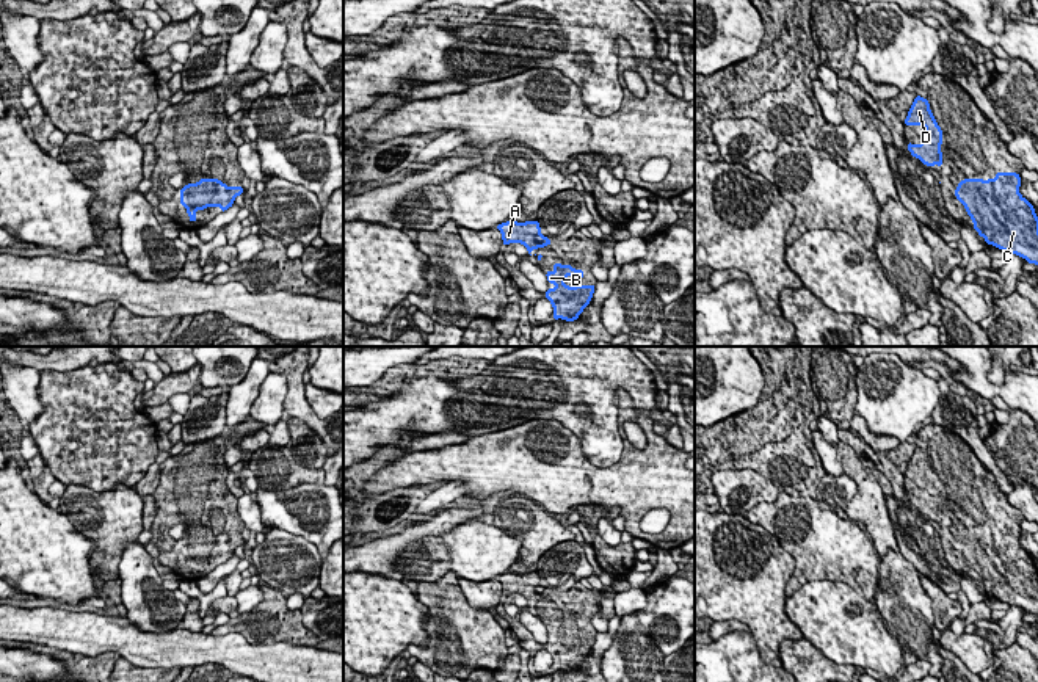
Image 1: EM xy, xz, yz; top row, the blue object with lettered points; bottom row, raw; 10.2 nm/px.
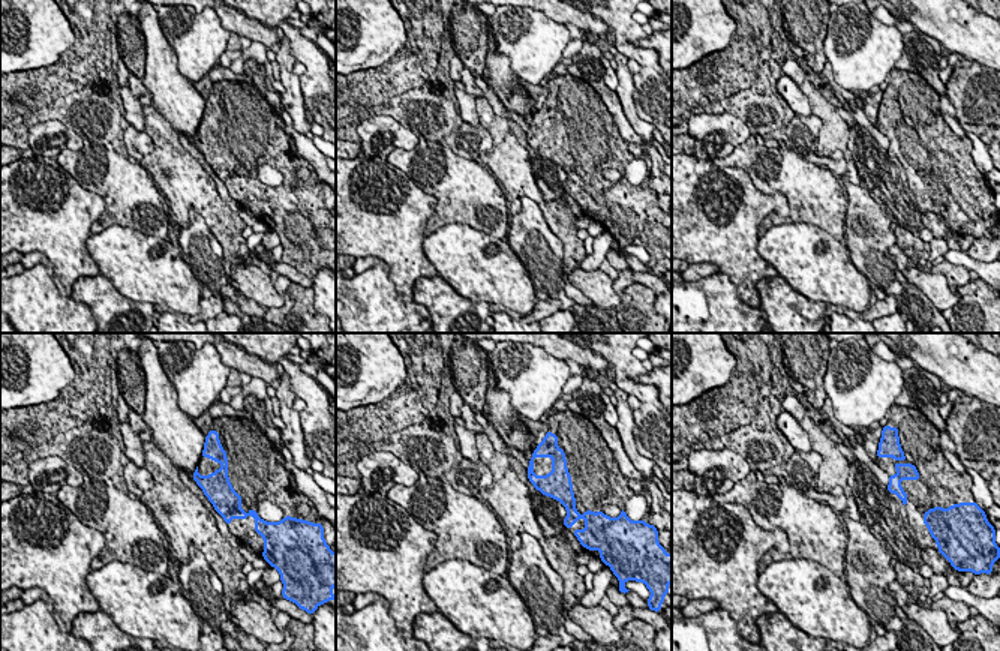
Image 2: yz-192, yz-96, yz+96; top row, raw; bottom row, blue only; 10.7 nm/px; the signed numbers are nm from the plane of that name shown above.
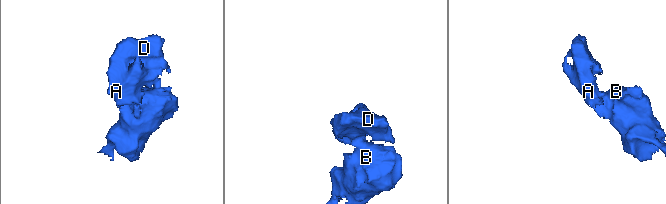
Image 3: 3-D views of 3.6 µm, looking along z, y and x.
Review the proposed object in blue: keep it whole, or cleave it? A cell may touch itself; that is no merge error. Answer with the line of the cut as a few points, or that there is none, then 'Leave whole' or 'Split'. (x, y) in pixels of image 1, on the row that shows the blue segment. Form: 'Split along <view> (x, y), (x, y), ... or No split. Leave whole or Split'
No split. Leave whole

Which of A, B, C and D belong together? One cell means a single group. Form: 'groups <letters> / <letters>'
groups A B C D

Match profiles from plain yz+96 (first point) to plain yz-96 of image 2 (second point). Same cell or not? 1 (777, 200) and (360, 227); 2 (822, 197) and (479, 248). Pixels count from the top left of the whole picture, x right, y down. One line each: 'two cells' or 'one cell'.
1: one cell
2: two cells

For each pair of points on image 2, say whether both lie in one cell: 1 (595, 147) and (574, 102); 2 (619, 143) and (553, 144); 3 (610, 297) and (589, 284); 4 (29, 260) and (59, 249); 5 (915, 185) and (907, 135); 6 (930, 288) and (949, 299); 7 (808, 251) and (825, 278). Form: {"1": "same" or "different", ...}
{"1": "same", "2": "same", "3": "same", "4": "different", "5": "same", "6": "same", "7": "same"}

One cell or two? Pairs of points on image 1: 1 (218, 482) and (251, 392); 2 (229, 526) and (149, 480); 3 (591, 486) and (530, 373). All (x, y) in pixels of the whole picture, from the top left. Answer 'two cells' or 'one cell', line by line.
1: two cells
2: two cells
3: two cells

